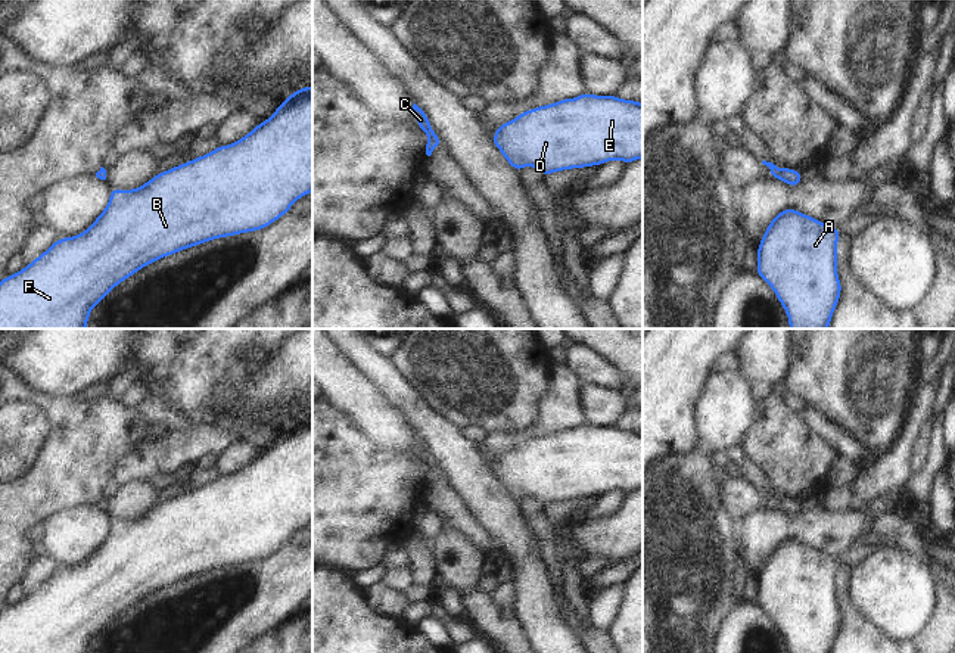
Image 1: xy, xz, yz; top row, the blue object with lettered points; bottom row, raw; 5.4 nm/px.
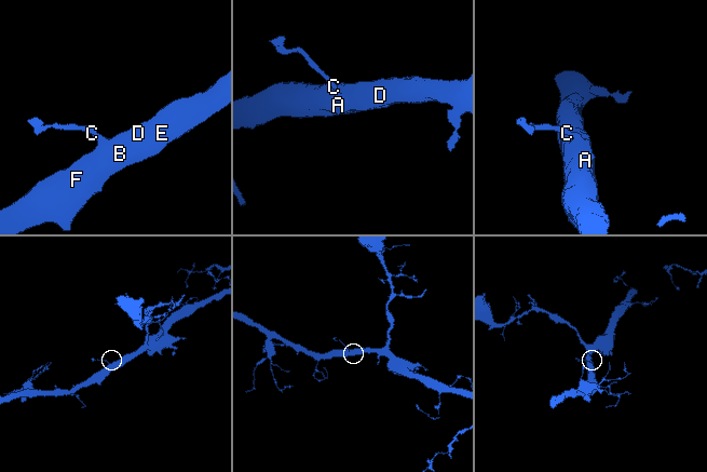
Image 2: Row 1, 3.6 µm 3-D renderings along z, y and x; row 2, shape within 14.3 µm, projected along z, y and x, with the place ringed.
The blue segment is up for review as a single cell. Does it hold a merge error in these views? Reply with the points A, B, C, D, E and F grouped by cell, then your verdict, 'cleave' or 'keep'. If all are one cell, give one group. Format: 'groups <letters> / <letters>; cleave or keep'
groups A B C D E F; keep

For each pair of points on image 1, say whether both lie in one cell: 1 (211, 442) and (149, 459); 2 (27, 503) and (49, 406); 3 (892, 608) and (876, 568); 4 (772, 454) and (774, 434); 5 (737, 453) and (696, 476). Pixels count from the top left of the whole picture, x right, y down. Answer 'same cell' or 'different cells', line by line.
1: same cell
2: same cell
3: same cell
4: same cell
5: different cells

